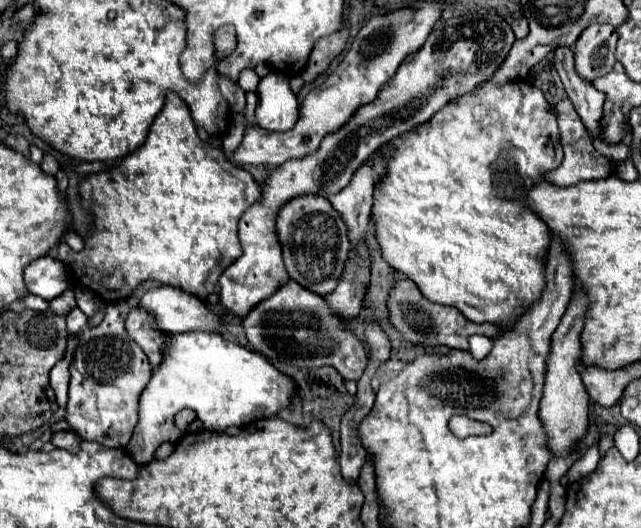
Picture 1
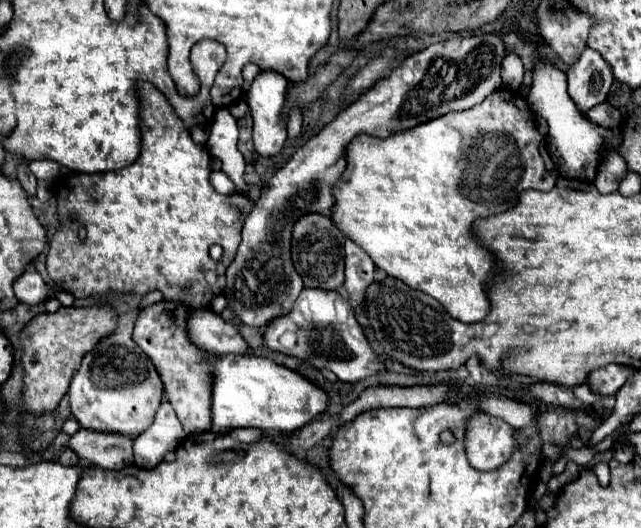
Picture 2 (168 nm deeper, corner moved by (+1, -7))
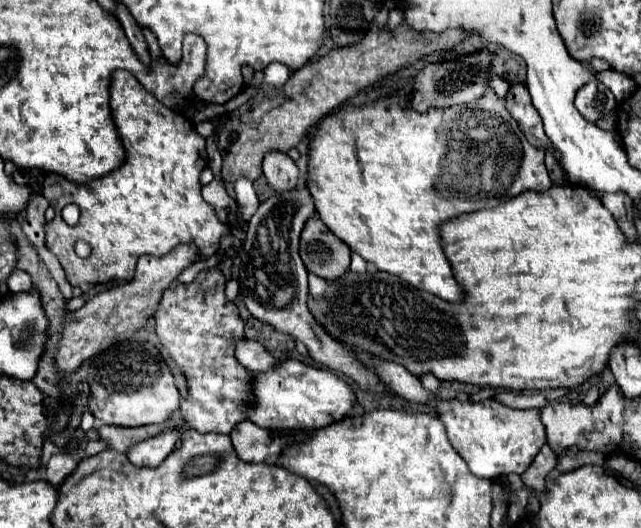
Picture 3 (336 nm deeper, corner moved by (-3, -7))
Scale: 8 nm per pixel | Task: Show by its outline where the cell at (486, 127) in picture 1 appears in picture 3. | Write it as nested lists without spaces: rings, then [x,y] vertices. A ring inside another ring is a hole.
[[[489,89],[481,99],[473,101],[473,103],[465,103],[461,107],[447,107],[445,111],[425,111],[425,115],[417,115],[417,111],[409,111],[409,107],[405,107],[405,101],[399,101],[399,97],[381,97],[373,103],[361,105],[361,107],[345,105],[345,107],[333,111],[333,113],[329,113],[321,123],[317,123],[317,131],[309,139],[307,159],[309,159],[307,161],[307,187],[309,187],[309,193],[313,195],[317,215],[329,227],[329,231],[333,231],[337,237],[341,237],[341,241],[347,243],[351,251],[359,253],[365,261],[371,261],[379,271],[393,273],[393,275],[401,277],[403,281],[411,283],[413,287],[429,291],[429,293],[433,293],[433,295],[437,295],[437,297],[441,297],[449,303],[461,301],[463,289],[455,281],[451,267],[449,267],[449,261],[447,261],[447,257],[441,249],[437,225],[441,225],[443,221],[447,221],[447,219],[451,219],[459,213],[497,207],[505,199],[517,197],[523,191],[541,193],[541,191],[547,191],[551,187],[551,179],[549,179],[549,173],[547,173],[545,163],[543,163],[545,151],[535,149],[533,145],[527,143],[527,139],[523,137],[523,133],[517,127],[517,121],[505,109],[505,101],[501,97],[497,97],[493,89]]]

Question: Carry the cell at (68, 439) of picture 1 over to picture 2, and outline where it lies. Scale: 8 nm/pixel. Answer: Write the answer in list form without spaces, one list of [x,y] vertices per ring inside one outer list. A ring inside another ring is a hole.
[[[79,429],[69,439],[69,449],[75,451],[83,461],[95,463],[103,469],[123,469],[133,463],[133,441],[123,435],[97,433]]]

